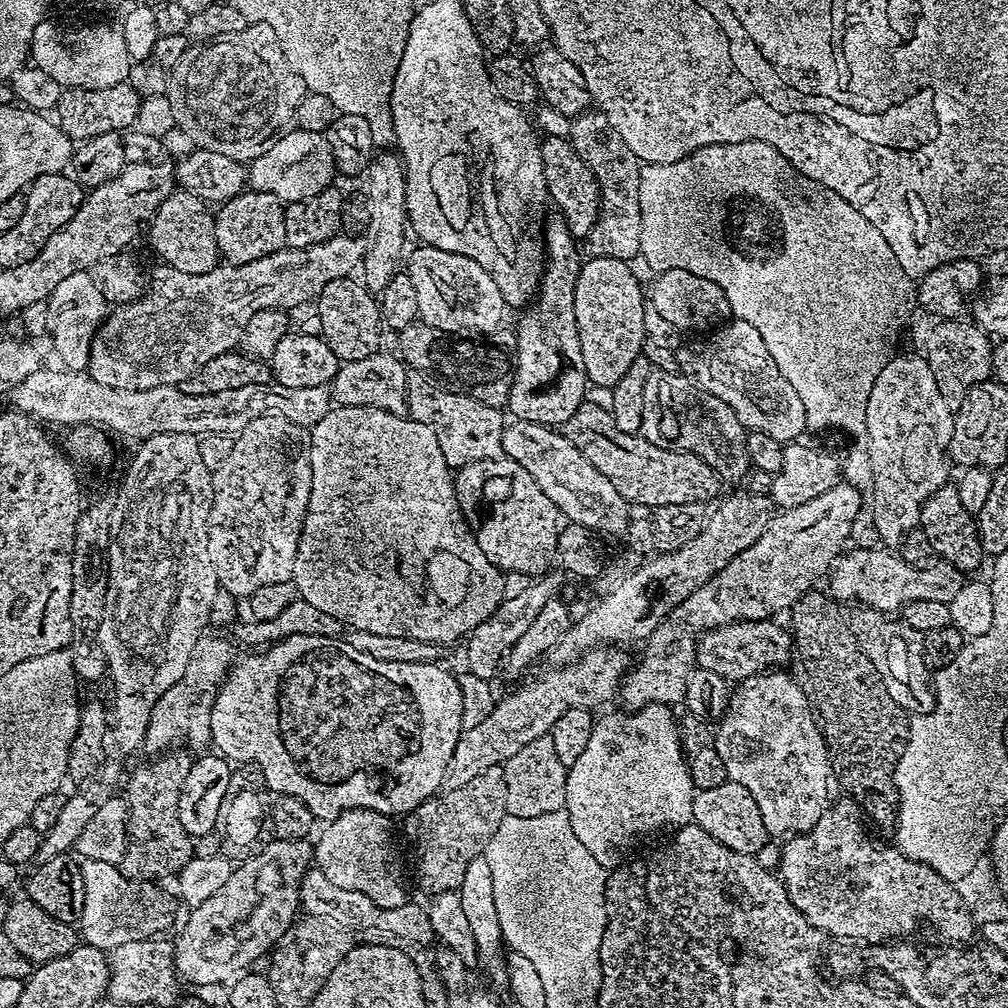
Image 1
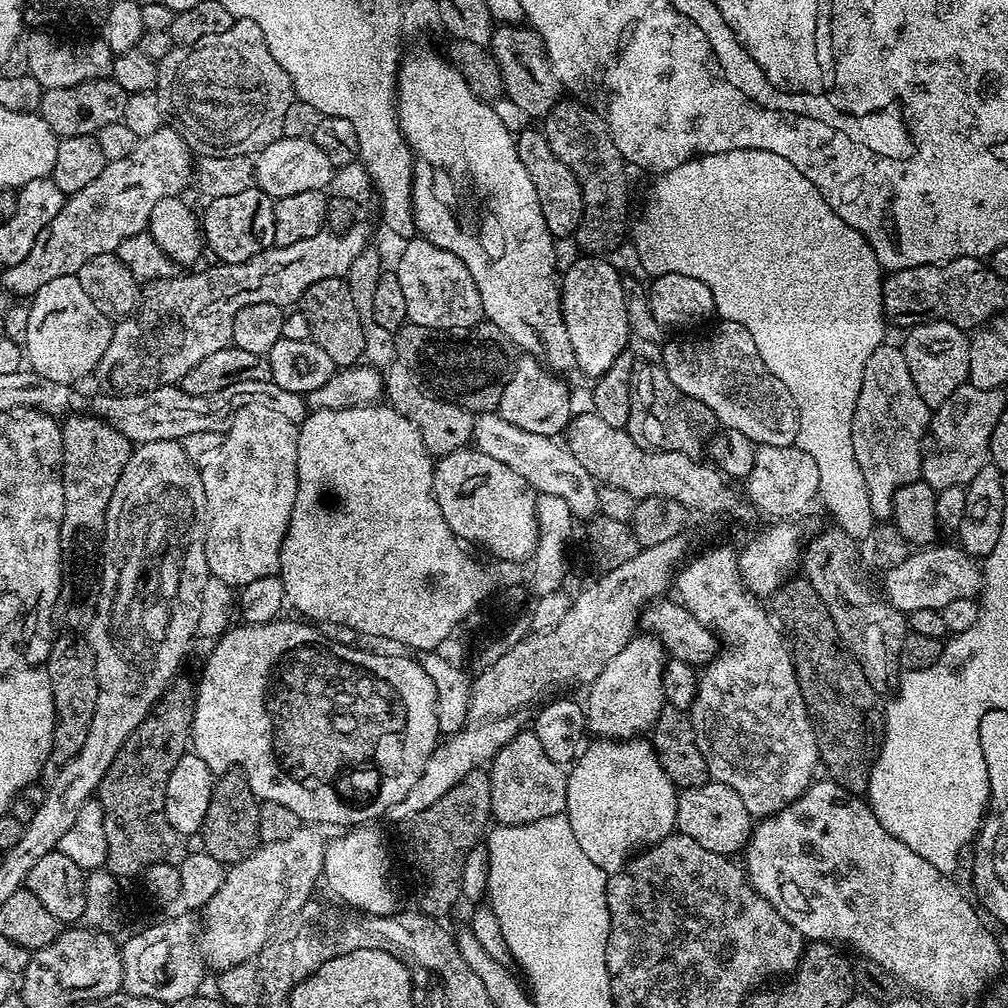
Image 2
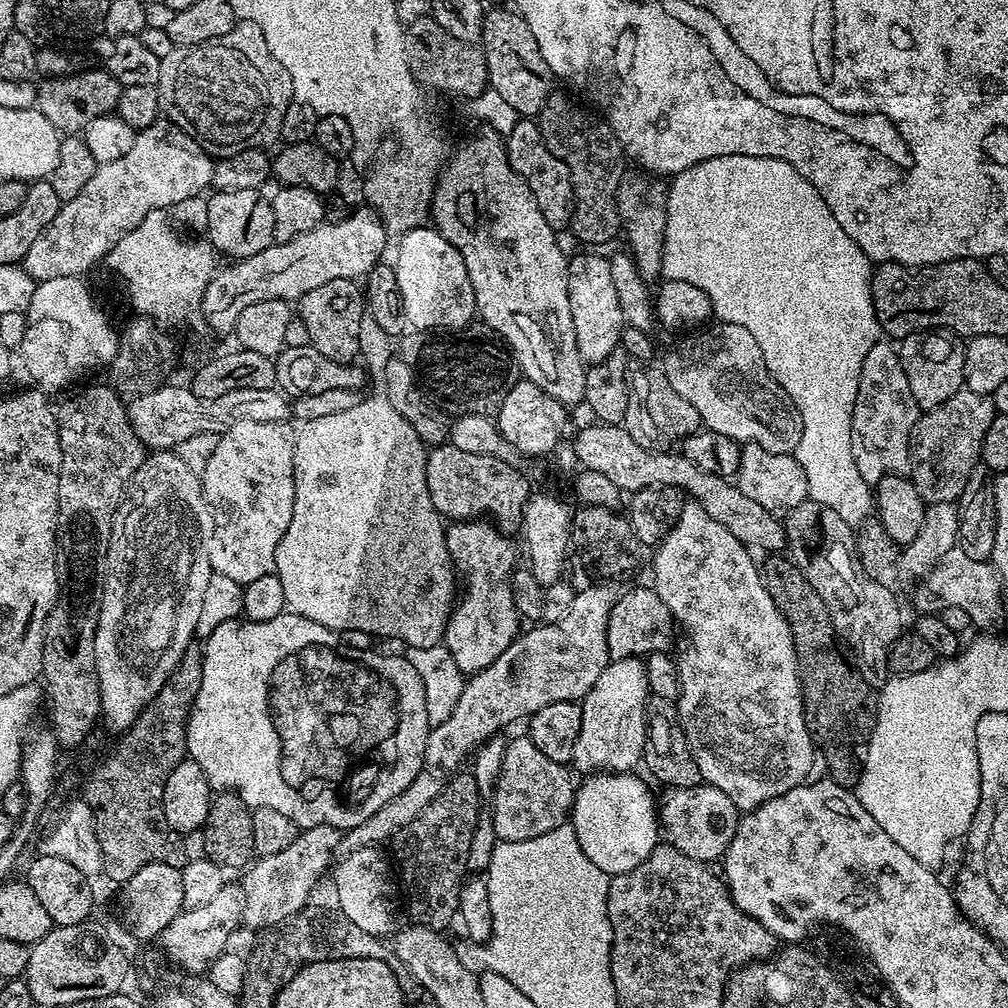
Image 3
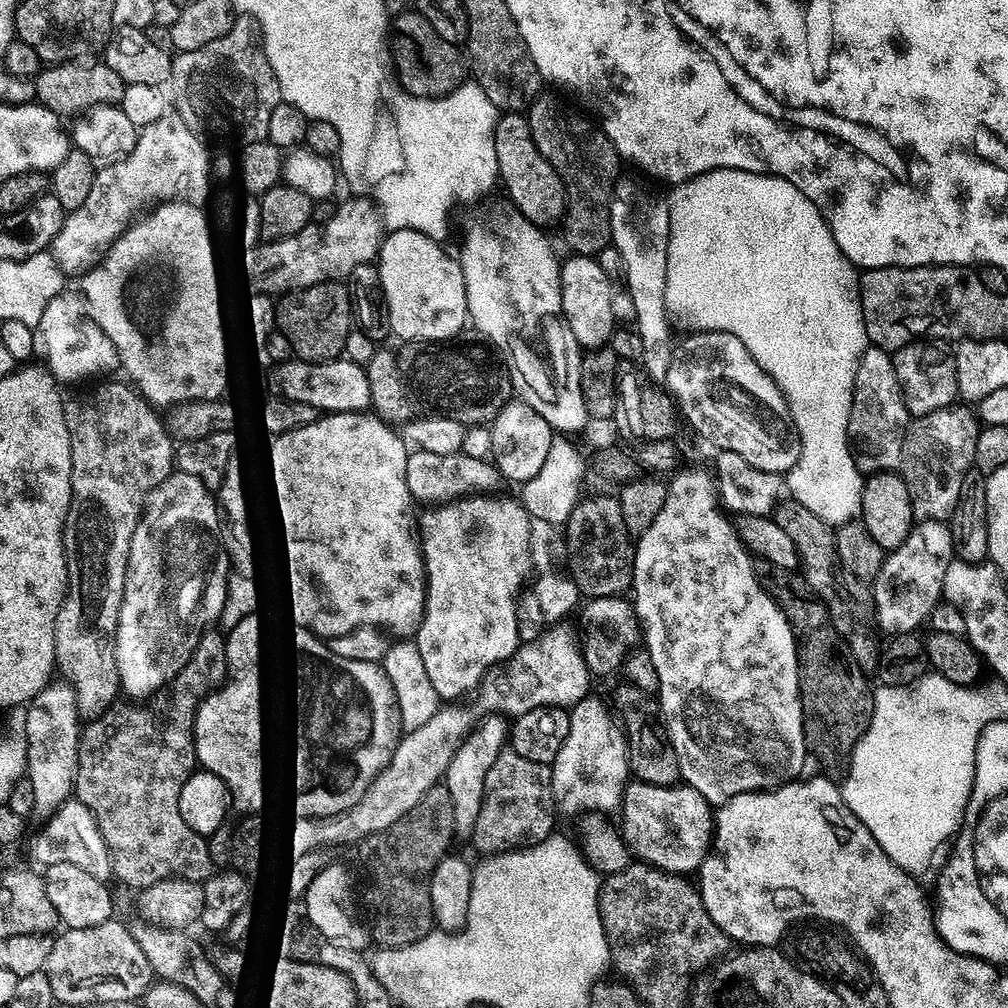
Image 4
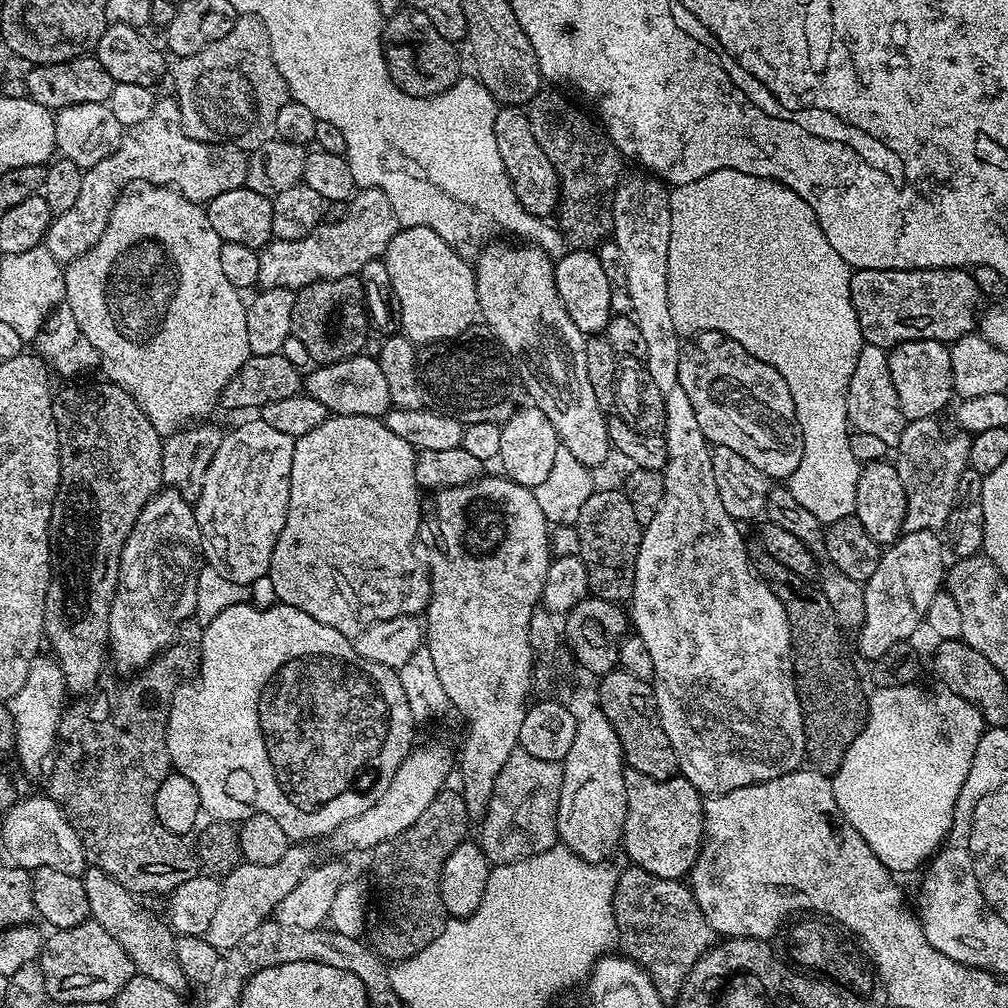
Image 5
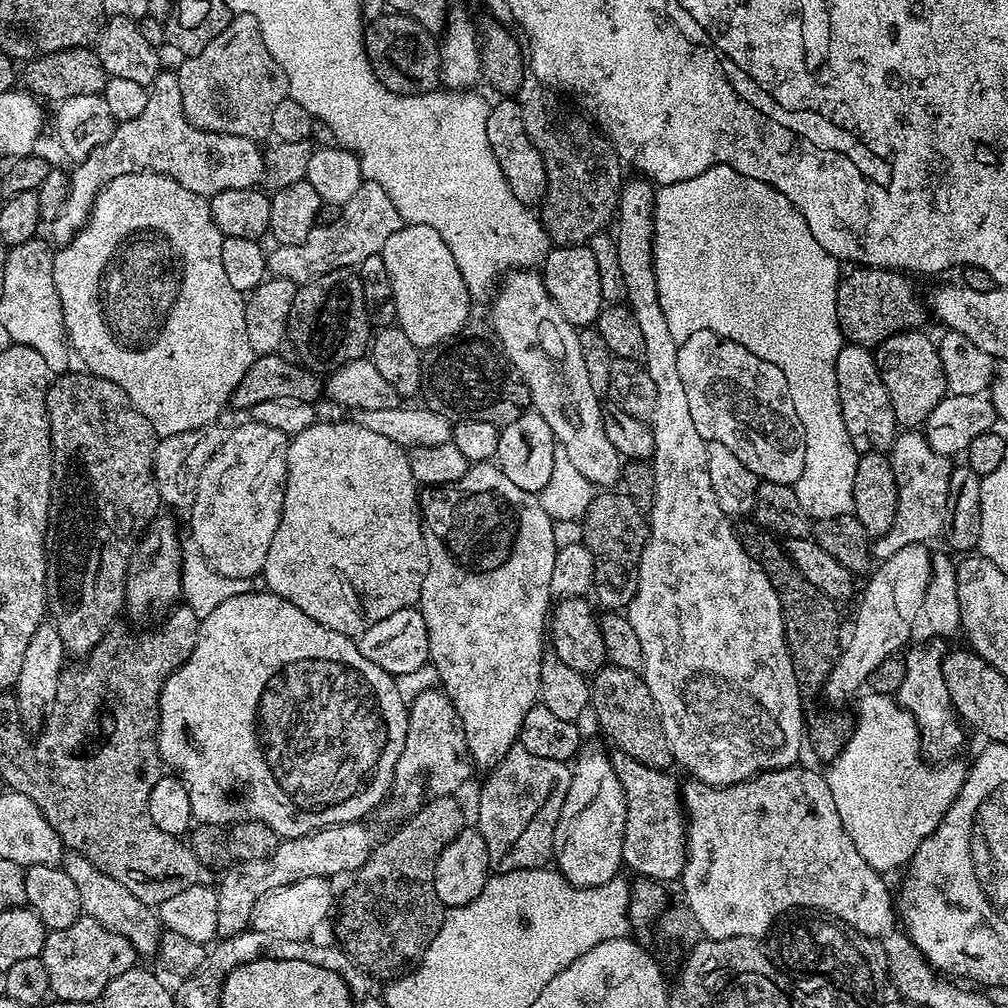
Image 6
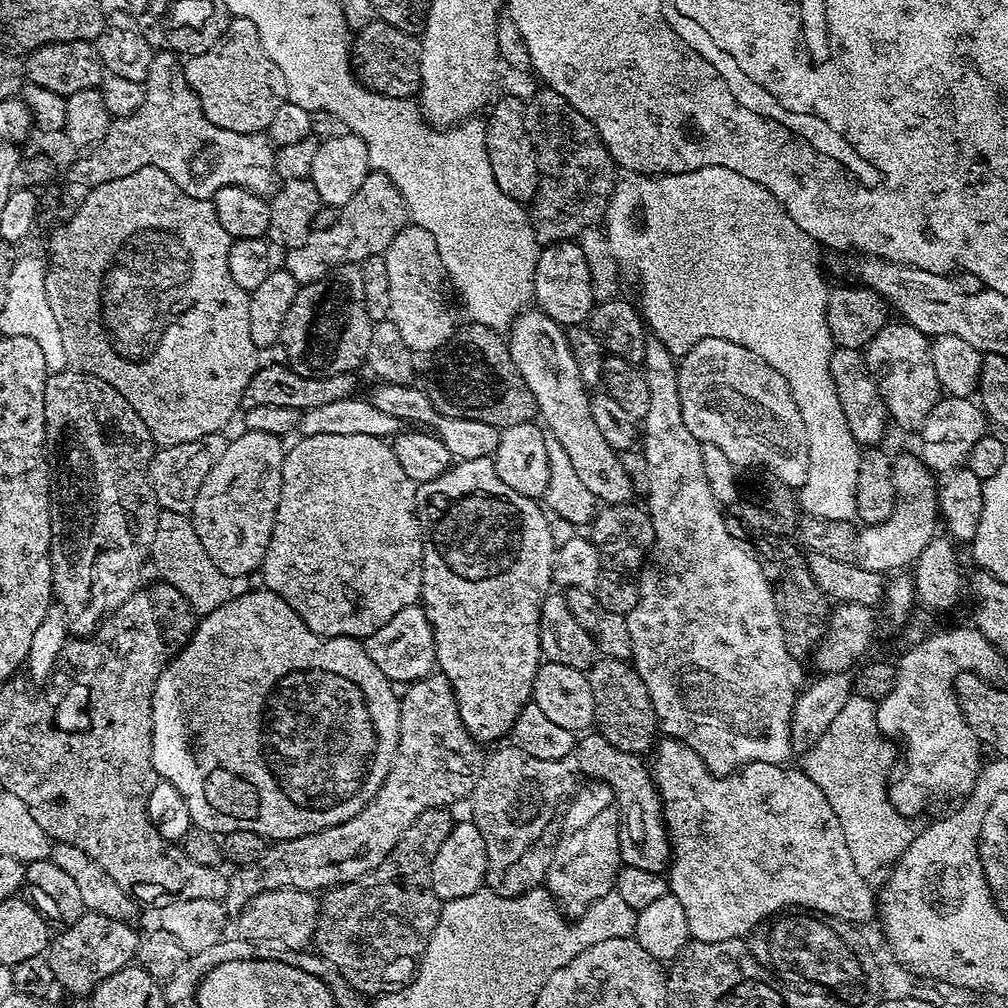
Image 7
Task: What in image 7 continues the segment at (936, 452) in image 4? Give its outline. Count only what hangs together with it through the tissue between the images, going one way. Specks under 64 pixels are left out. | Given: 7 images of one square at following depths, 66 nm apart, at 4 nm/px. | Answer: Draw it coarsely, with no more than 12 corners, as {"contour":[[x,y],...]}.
{"contour":[[916,454],[892,466],[896,505],[861,527],[858,563],[915,565],[937,535],[938,480]]}

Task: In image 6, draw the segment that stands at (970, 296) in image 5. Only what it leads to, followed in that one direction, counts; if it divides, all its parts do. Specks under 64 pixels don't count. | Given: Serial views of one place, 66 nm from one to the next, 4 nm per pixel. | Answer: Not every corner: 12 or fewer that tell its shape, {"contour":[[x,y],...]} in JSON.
{"contour":[[856,266],[838,286],[836,319],[875,349],[921,327],[907,275]]}

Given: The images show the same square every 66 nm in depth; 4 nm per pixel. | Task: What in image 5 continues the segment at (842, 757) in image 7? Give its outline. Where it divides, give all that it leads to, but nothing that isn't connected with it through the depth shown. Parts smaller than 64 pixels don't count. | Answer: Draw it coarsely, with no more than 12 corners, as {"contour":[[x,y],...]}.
{"contour":[[876,688],[831,777],[893,874],[941,847],[986,724]]}

